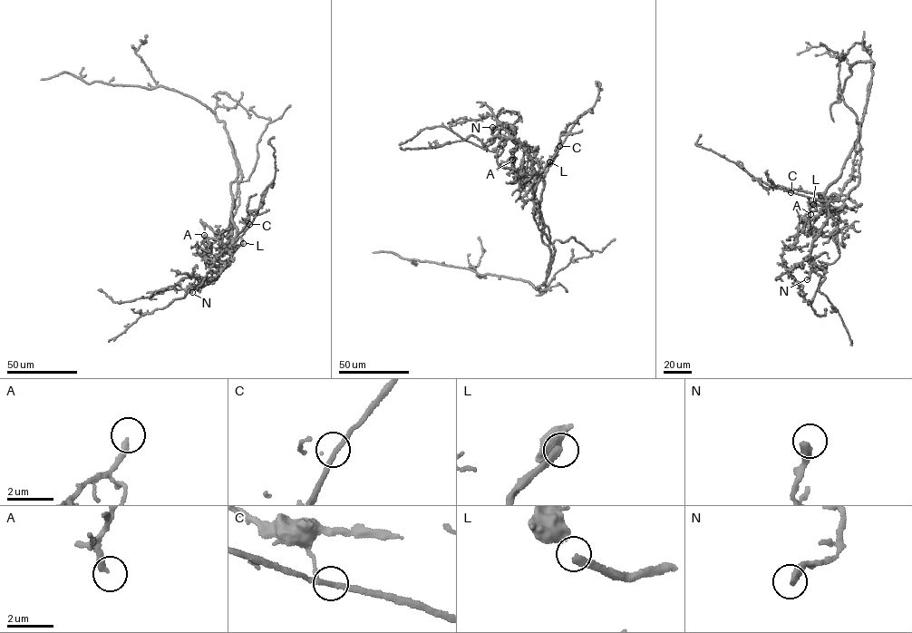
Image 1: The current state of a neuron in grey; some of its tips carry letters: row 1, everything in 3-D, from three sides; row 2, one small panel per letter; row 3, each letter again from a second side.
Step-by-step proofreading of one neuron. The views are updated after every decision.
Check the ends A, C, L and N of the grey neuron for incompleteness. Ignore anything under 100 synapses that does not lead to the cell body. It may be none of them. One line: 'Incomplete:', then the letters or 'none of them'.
Incomplete: L

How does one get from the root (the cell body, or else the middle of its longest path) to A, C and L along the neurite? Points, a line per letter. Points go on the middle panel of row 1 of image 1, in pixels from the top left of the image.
A: (543, 241), (539, 208), (543, 187), (539, 166), (533, 151), (525, 147), (515, 149), (512, 160)
C: (543, 241), (539, 208), (543, 180), (556, 156), (560, 137), (567, 133), (559, 146)
L: (543, 241), (539, 208), (543, 180), (538, 174), (549, 161)

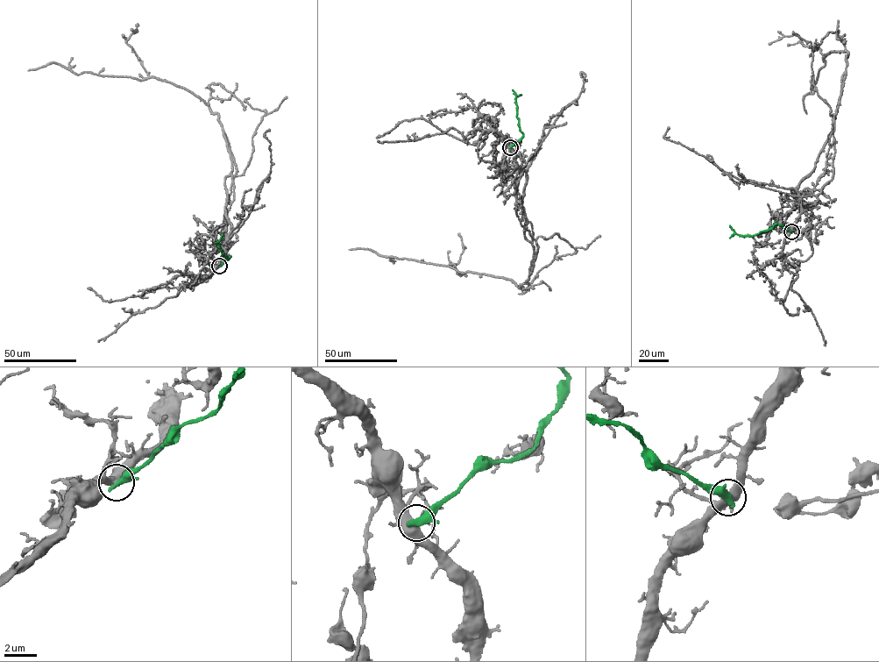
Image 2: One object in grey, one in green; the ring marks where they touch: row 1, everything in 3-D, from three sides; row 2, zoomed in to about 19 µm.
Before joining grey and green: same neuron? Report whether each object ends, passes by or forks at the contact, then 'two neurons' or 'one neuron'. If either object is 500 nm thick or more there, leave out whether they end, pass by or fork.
grey forks there; green passes by; two neurons

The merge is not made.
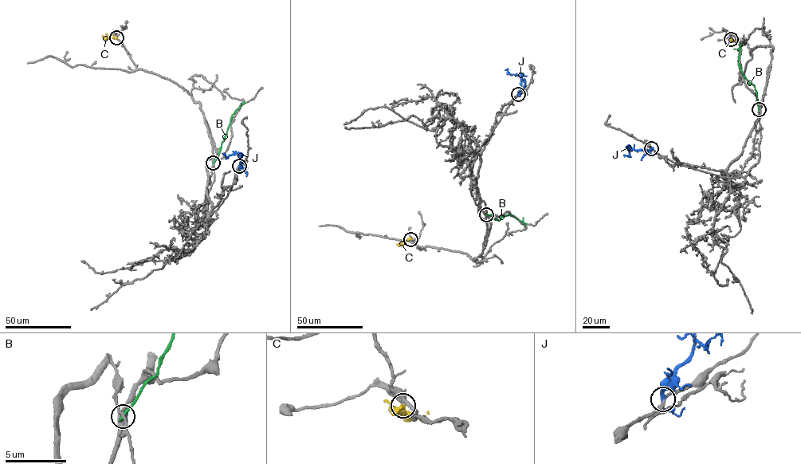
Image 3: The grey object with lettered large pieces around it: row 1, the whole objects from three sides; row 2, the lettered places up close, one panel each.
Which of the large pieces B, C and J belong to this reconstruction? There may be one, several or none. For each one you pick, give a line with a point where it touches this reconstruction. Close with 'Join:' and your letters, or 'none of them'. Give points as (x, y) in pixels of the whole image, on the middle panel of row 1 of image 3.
Join: none of them

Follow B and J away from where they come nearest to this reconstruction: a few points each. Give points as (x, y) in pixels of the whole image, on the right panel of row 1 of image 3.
B: (759, 109), (755, 87), (746, 79), (737, 63), (740, 44)
J: (651, 148), (635, 151), (629, 147), (630, 154), (625, 155)

